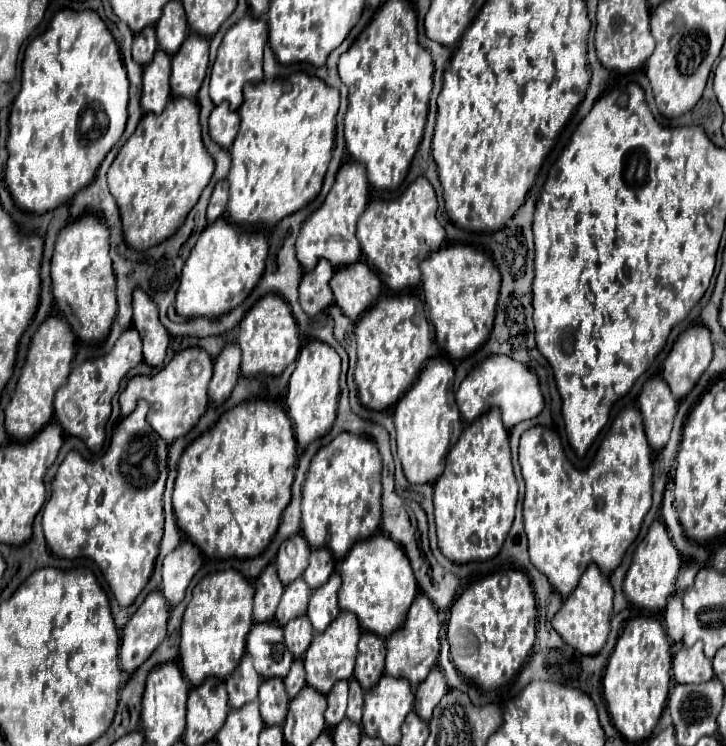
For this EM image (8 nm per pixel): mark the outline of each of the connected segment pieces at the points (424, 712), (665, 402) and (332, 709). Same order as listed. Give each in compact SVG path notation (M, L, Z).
M433 667L433 671L429 671L429 679L425 679L425 683L421 683L415 691L415 711L425 721L429 721L433 707L441 701L445 693L447 693L445 677L441 675L439 667Z
M651 377L639 395L639 411L651 449L661 451L669 441L673 417L677 413L677 399L669 391L669 385L661 377Z
M337 683L333 691L327 695L327 709L325 709L325 725L327 729L333 729L343 717L347 707L347 683Z

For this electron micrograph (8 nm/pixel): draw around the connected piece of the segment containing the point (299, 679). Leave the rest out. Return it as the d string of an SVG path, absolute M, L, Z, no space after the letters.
M295 659L293 661L291 671L283 679L283 683L285 683L285 689L287 689L287 693L289 693L291 699L301 691L301 687L305 685L305 667L303 667L303 661L301 659Z

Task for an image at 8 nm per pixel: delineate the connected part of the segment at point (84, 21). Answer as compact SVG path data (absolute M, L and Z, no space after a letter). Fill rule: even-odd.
M61 9L55 13L49 29L33 39L25 49L21 91L11 107L5 183L15 199L15 205L23 211L41 215L61 203L69 203L77 191L87 187L105 155L125 131L127 101L129 79L125 75L121 51L101 17L89 9Z

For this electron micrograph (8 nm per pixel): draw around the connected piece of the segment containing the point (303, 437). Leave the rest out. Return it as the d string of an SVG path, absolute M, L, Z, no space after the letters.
M309 339L303 343L295 359L295 371L289 379L289 389L285 399L299 447L307 447L311 441L323 437L331 429L339 399L339 371L341 371L341 359L333 347L329 347L319 339Z

